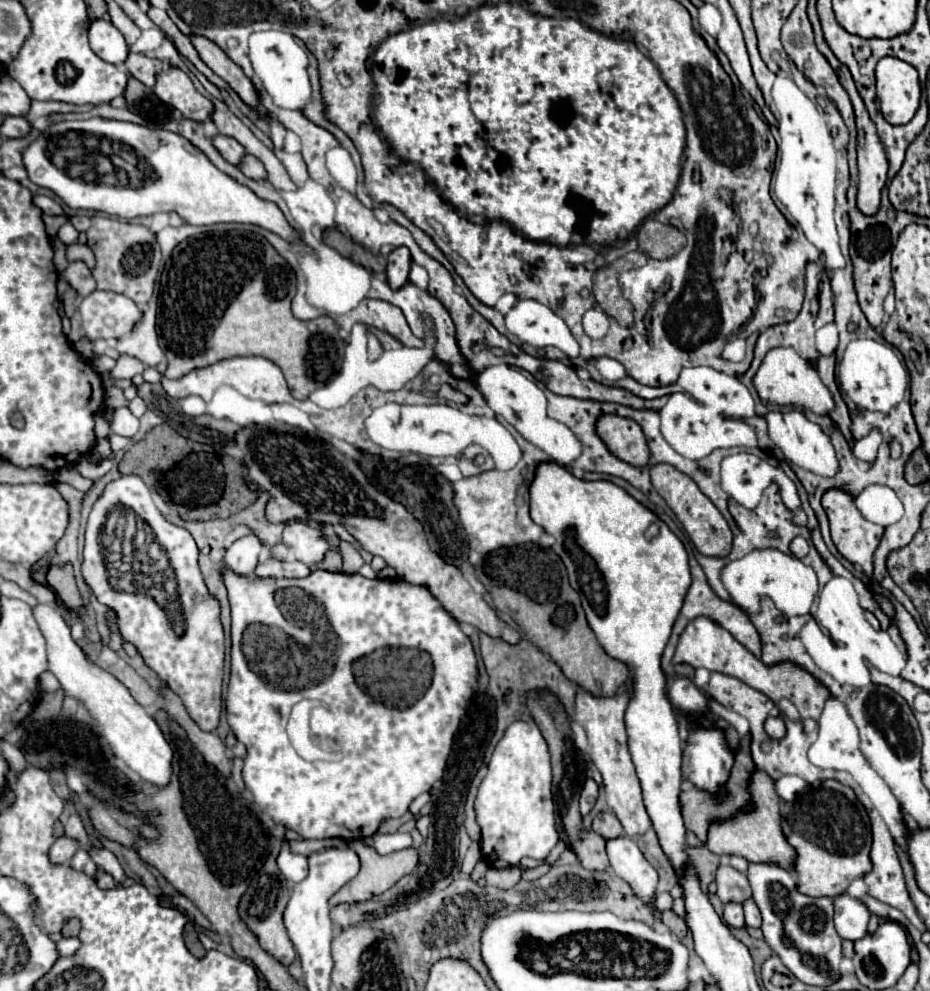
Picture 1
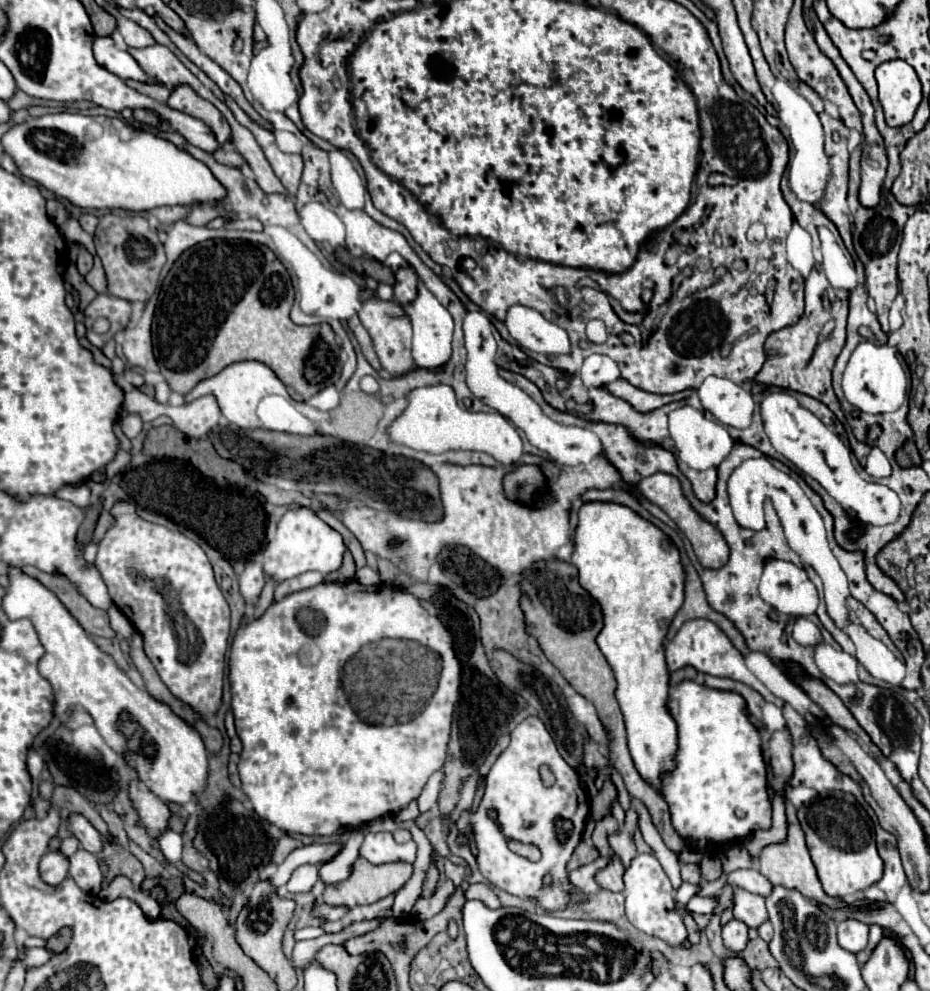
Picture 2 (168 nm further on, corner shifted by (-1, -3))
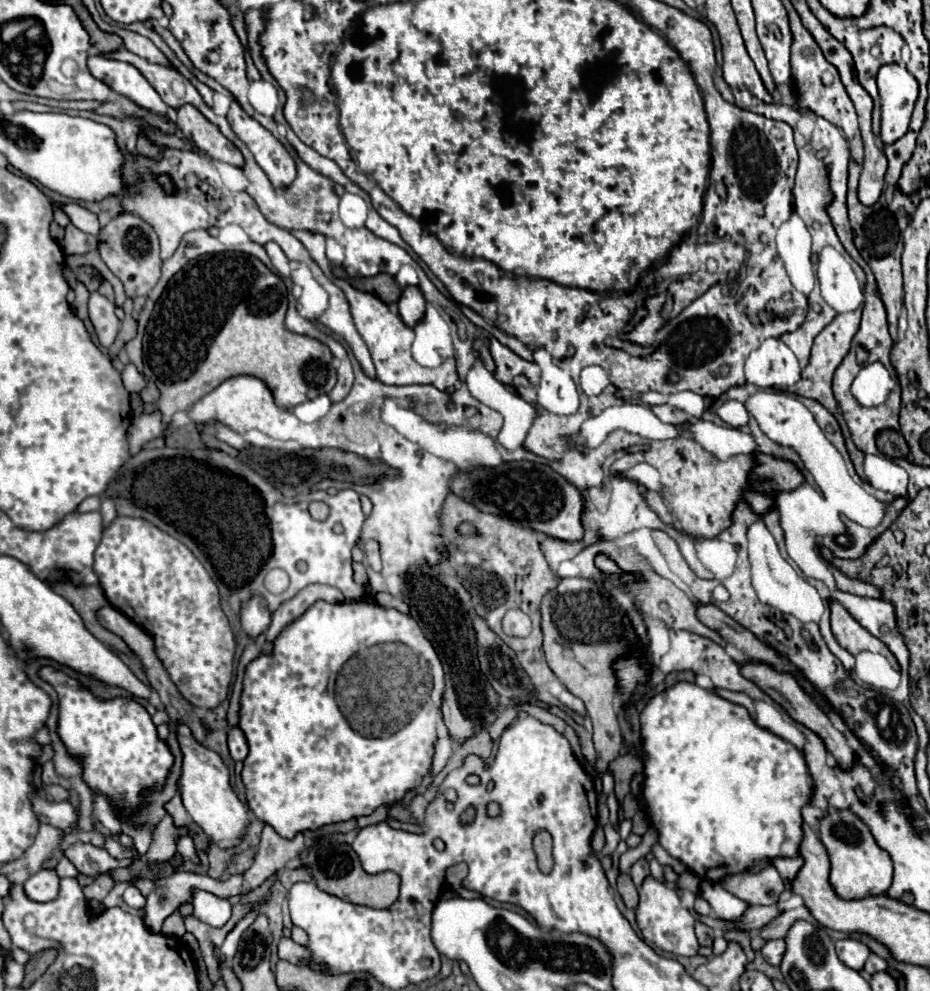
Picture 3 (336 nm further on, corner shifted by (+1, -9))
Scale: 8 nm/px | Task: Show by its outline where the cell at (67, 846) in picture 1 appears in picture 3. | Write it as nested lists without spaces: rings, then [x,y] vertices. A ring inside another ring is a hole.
[[[42,869],[24,883],[24,893],[36,903],[48,903],[58,897],[58,881],[56,871]]]

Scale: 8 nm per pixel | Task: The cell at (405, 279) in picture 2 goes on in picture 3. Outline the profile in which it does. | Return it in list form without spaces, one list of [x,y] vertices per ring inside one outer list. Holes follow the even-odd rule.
[[[406,287],[402,291],[402,297],[398,301],[398,311],[400,311],[402,321],[408,327],[416,325],[416,319],[420,319],[420,315],[424,315],[424,307],[426,307],[426,301],[418,287]]]

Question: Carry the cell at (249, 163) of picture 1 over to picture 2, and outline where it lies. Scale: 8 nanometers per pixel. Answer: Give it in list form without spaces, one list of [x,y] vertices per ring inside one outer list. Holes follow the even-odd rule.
[[[218,149],[216,153],[214,153],[214,157],[216,157],[216,161],[218,163],[222,163],[222,165],[230,165],[230,167],[242,167],[242,165],[246,165],[246,159],[238,153],[238,151],[224,151],[224,149]]]

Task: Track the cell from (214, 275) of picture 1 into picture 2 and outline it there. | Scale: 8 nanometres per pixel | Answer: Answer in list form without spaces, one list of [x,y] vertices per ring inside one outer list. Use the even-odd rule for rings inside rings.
[[[214,239],[190,247],[172,265],[158,295],[158,305],[152,323],[152,343],[160,373],[168,381],[170,389],[180,395],[186,395],[198,381],[220,373],[226,365],[244,359],[254,359],[274,369],[274,373],[286,385],[294,401],[308,401],[320,389],[338,381],[342,371],[338,353],[340,347],[328,323],[312,327],[292,323],[292,303],[294,289],[290,275],[266,245],[244,239]]]

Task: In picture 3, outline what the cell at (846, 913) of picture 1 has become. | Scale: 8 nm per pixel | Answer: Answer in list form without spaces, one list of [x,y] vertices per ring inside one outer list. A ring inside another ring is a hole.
[[[842,939],[842,941],[836,941],[836,953],[838,953],[838,959],[846,965],[846,967],[852,967],[854,971],[860,971],[870,955],[868,947],[856,939]]]

